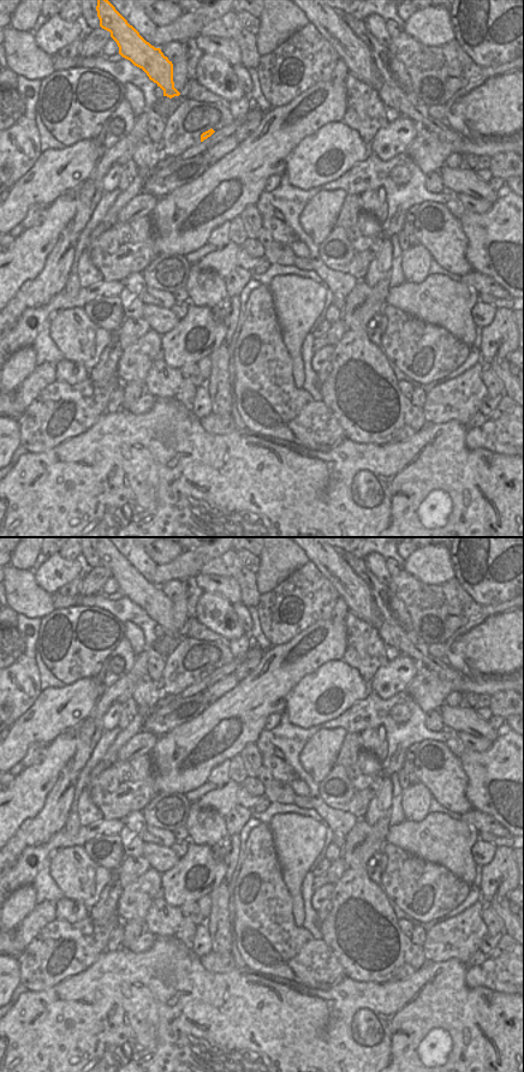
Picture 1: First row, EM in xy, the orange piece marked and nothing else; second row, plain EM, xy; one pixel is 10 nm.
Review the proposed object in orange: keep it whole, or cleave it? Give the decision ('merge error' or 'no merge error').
no merge error

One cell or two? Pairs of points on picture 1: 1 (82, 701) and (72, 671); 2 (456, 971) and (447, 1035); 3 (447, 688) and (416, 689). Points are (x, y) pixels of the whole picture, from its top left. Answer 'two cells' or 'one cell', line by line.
1: two cells
2: one cell
3: one cell

